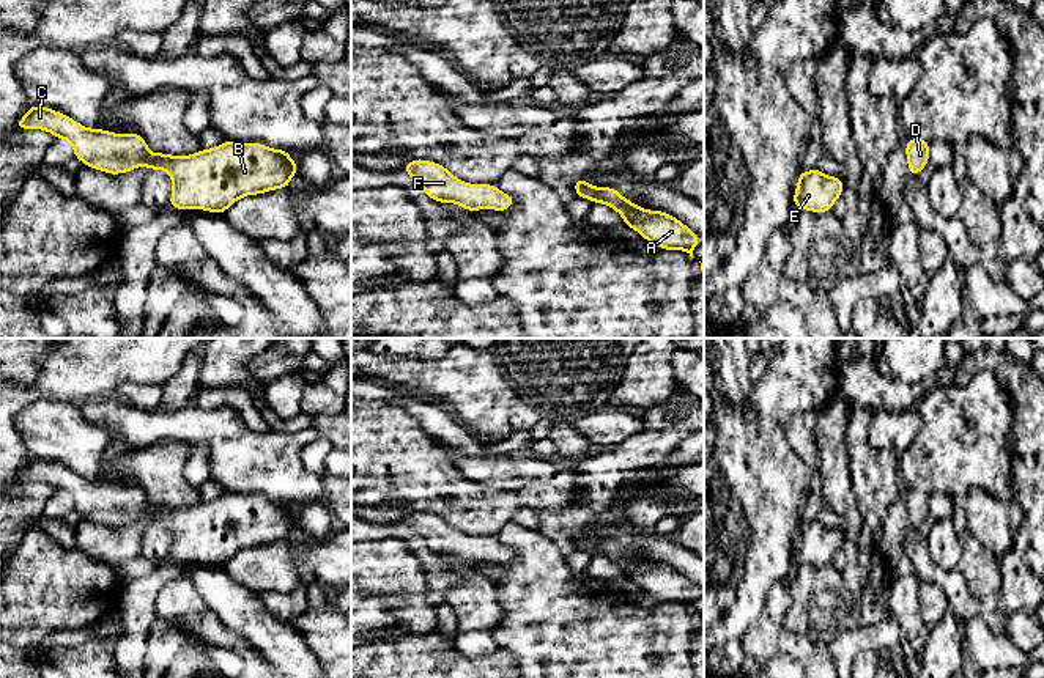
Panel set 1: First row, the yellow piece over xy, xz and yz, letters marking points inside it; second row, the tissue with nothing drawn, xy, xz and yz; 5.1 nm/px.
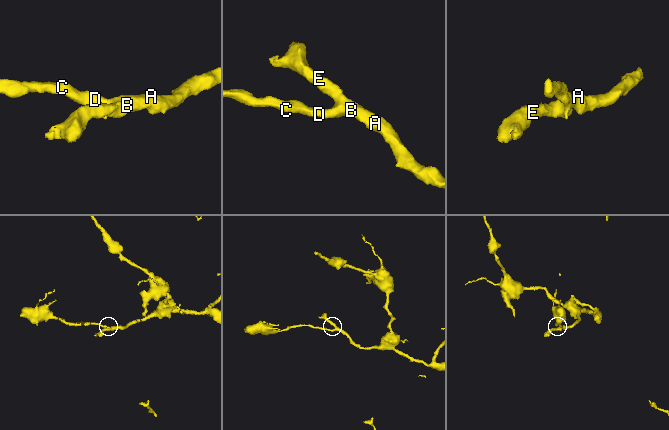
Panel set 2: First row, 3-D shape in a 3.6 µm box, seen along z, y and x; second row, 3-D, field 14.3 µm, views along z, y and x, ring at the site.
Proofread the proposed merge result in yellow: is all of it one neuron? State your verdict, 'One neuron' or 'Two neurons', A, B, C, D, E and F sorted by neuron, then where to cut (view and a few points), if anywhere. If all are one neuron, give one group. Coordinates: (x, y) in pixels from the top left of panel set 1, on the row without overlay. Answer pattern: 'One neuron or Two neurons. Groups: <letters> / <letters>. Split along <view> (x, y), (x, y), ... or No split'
One neuron. Groups: A B C D E F. No split

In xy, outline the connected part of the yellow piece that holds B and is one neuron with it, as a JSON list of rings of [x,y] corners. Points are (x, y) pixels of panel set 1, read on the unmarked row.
[[[31,458],[16,481],[47,483],[58,492],[68,492],[76,511],[109,527],[121,527],[137,519],[165,522],[173,538],[168,557],[184,563],[224,566],[246,547],[290,540],[298,525],[298,516],[287,502],[263,496],[225,492],[216,500],[189,508],[154,507],[137,485],[115,486],[85,480],[43,458]]]

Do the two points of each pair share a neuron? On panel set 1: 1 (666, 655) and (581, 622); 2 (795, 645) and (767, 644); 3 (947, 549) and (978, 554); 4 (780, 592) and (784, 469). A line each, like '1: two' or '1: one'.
1: one
2: two
3: two
4: two

